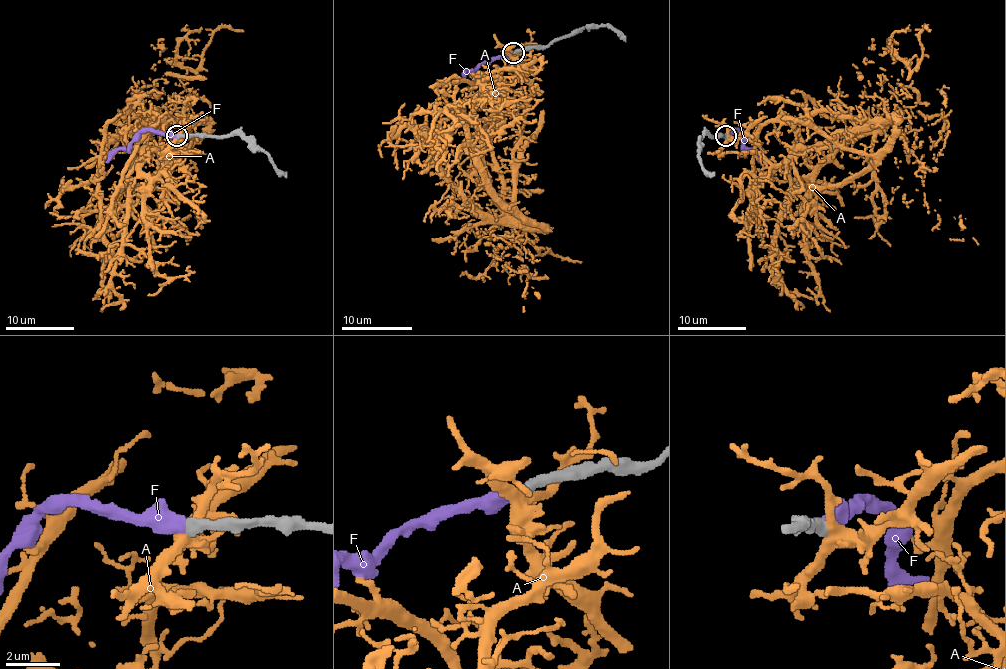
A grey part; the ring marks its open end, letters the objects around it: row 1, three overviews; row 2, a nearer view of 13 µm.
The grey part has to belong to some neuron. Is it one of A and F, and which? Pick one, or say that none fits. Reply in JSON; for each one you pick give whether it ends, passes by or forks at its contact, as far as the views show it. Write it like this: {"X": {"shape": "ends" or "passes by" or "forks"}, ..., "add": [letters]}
{"F": {"shape": "ends"}, "add": ["F"]}

